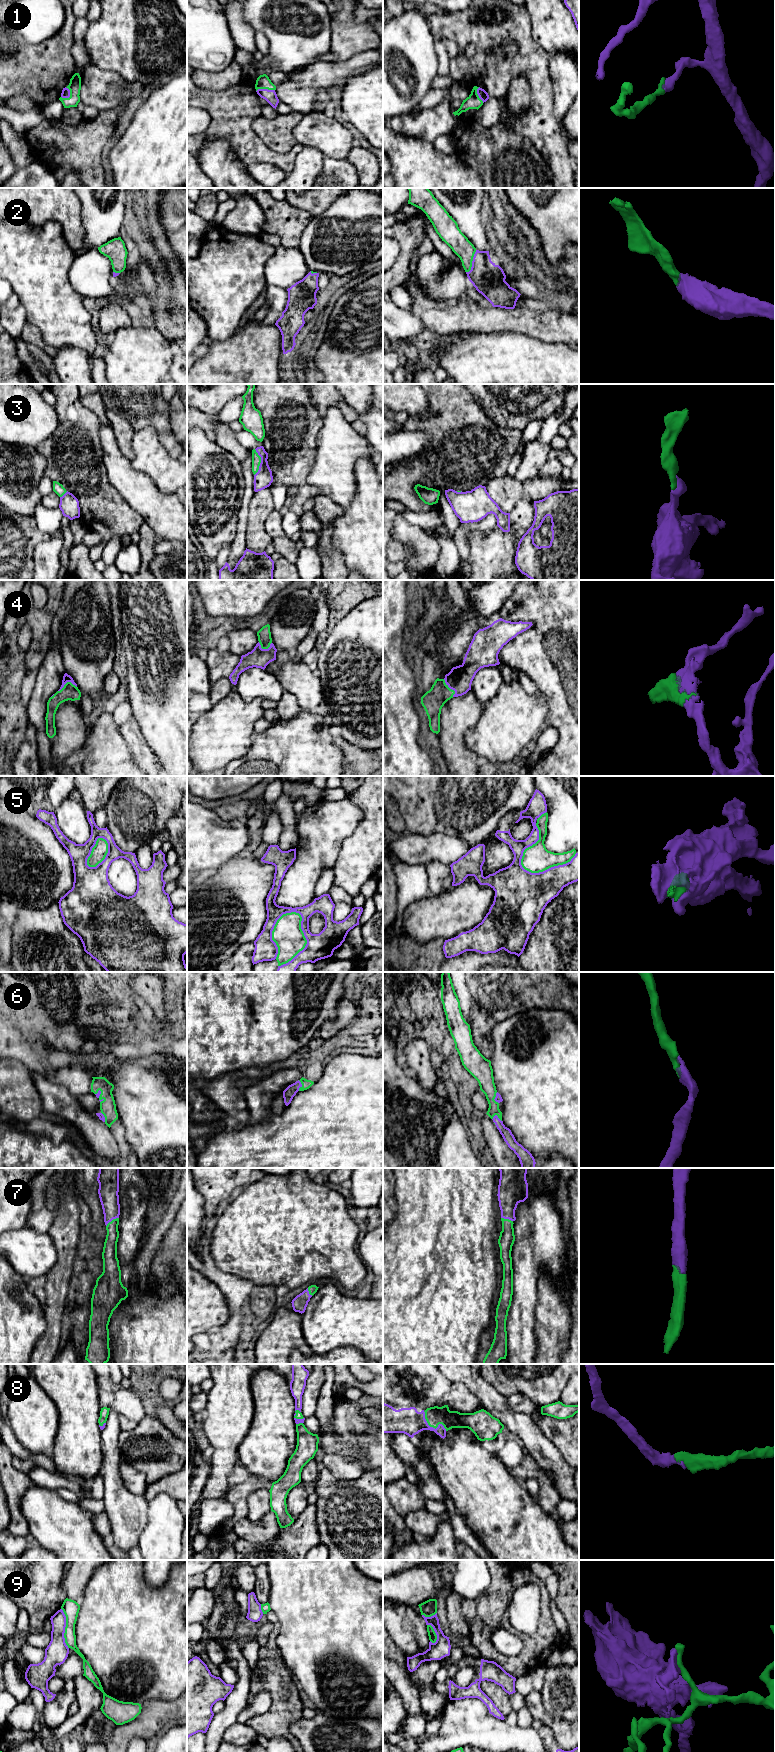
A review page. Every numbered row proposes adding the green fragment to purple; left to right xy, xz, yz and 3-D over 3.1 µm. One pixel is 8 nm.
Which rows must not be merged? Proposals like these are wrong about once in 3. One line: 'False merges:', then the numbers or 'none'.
False merges: 5, 9

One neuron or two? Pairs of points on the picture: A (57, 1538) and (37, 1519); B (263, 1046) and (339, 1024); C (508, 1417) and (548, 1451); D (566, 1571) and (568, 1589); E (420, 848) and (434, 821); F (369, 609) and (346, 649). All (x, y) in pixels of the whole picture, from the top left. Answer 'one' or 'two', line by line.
A: one
B: two
C: one
D: one
E: two
F: one

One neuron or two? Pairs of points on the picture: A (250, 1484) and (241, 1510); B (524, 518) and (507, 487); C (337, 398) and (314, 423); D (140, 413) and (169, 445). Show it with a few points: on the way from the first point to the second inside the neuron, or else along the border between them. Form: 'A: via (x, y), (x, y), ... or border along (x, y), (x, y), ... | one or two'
A: via (244, 1490), (241, 1493), (241, 1504) | one
B: border along (533, 500), (520, 498), (509, 512) | two
C: border along (310, 394), (312, 405), (322, 418) | two
D: via (150, 416), (163, 429), (165, 435) | one

